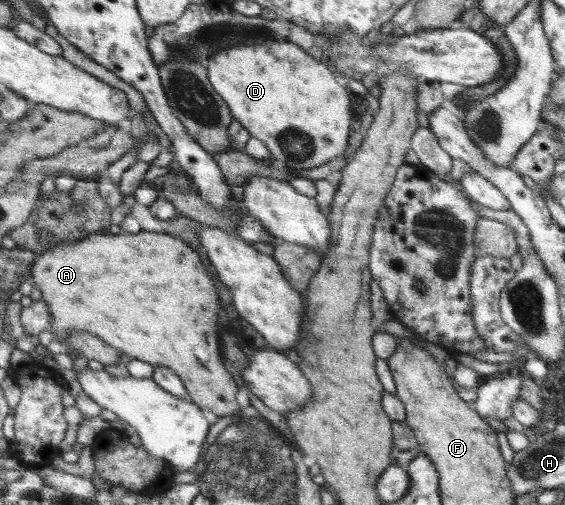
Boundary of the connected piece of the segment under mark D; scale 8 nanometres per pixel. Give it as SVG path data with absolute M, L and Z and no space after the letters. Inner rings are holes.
M265 41L248 47L221 49L205 61L207 76L216 93L228 104L232 120L260 139L269 149L270 157L280 167L289 167L299 173L320 167L342 156L350 133L351 95L340 87L328 66L308 54L297 44L287 41Z

